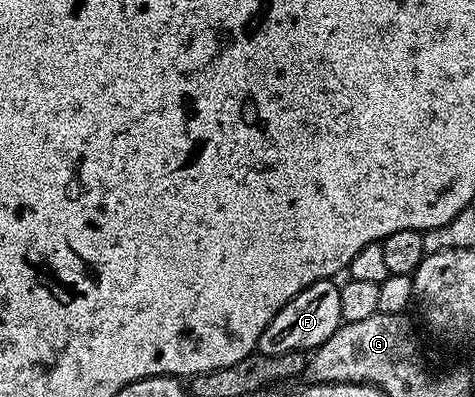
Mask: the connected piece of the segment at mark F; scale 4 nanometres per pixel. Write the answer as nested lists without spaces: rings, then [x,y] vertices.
[[[333,279],[315,281],[307,289],[300,291],[294,299],[287,301],[279,313],[263,329],[263,333],[257,342],[257,351],[263,355],[275,353],[291,353],[292,351],[312,352],[323,345],[331,333],[341,326],[341,314],[339,313],[340,286]]]

